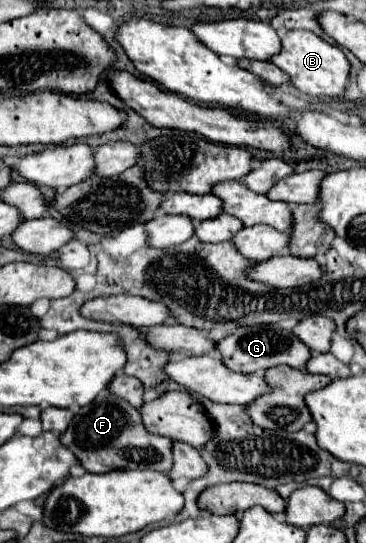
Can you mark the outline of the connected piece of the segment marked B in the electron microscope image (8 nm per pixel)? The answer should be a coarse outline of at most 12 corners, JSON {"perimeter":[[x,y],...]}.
{"perimeter":[[289,30],[271,62],[309,96],[341,98],[349,62],[313,32]]}

